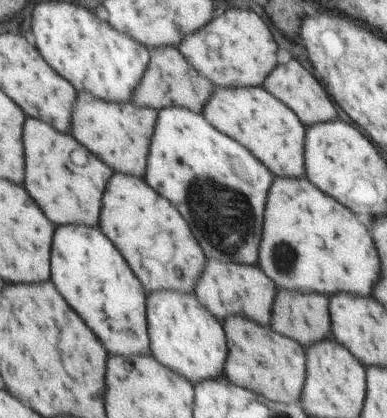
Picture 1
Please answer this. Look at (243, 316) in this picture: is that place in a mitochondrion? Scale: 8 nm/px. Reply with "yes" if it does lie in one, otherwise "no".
no

